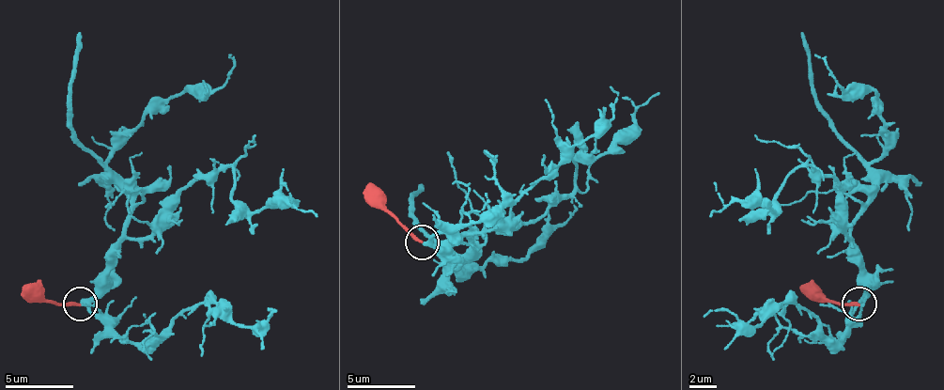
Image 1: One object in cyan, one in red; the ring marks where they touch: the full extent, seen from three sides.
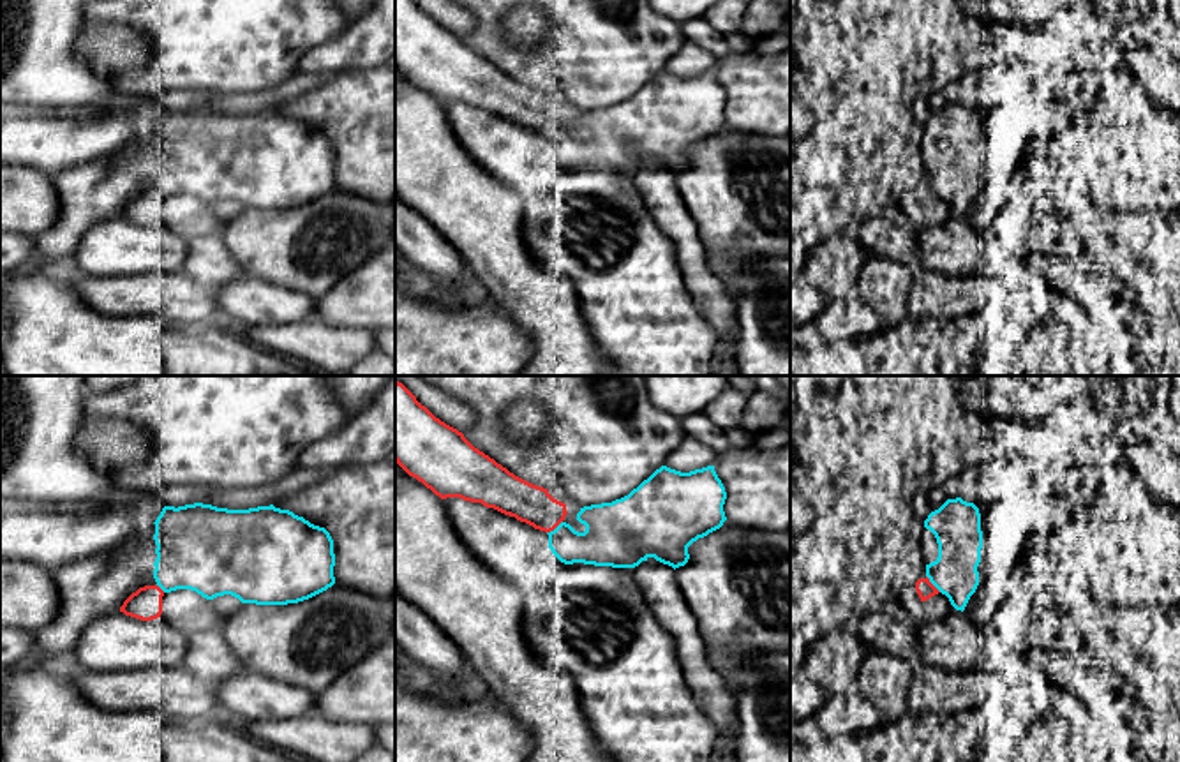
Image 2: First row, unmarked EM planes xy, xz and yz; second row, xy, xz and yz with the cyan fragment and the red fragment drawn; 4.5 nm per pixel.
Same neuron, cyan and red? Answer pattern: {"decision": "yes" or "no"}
{"decision": "no"}

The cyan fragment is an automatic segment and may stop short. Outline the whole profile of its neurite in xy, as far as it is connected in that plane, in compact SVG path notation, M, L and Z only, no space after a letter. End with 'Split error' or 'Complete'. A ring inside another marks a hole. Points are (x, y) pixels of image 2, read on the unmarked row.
M203 108L164 111L153 129L155 155L125 150L116 157L67 168L53 178L58 217L34 236L35 254L49 266L71 263L90 228L120 215L123 206L145 190L159 190L164 198L190 194L206 205L231 199L242 208L288 210L309 205L335 189L330 138L273 109L249 115Z. Split error

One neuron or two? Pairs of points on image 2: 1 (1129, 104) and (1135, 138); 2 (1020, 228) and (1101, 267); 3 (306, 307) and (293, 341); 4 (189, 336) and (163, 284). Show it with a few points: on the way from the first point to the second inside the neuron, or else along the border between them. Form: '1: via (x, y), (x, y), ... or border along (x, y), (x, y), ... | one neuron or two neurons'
1: border along (1131, 122), (1094, 126) | two neurons
2: via (1039, 240), (1066, 260), (1082, 263) | one neuron
3: border along (314, 316), (304, 321), (260, 325) | two neurons
4: border along (152, 313), (173, 320), (219, 320) | two neurons

